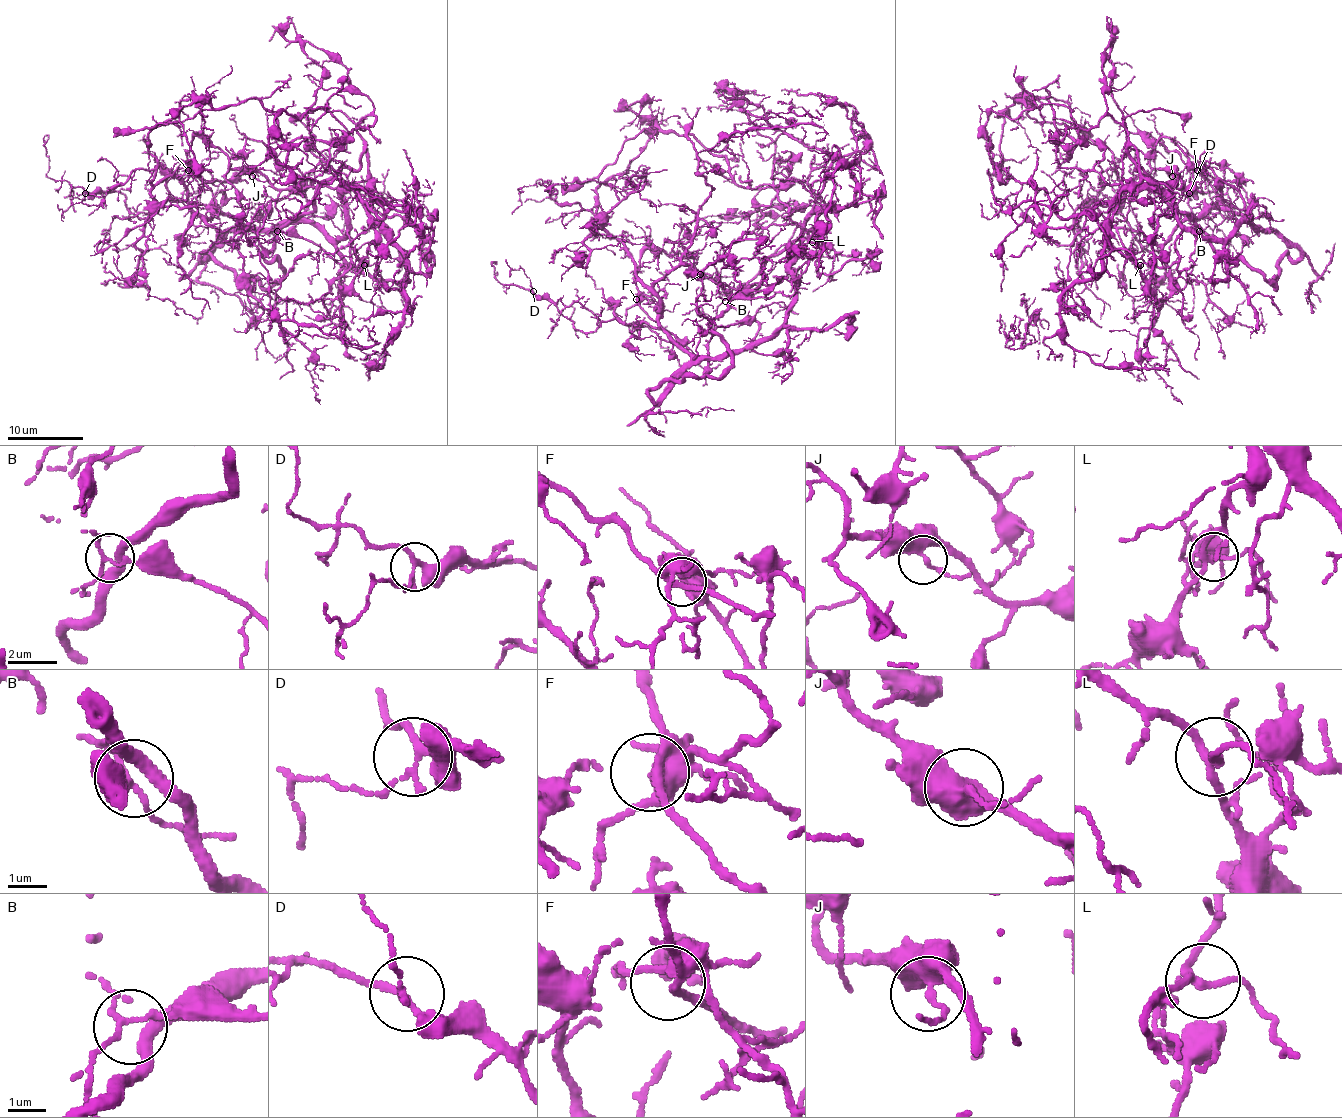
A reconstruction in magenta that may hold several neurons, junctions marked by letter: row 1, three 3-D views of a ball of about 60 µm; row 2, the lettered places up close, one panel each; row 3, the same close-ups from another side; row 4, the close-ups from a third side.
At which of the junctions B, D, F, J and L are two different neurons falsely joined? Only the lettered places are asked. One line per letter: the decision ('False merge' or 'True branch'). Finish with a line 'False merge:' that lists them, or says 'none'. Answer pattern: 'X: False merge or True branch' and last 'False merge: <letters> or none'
B: True branch
D: True branch
F: True branch
J: True branch
L: True branch
False merge: none

